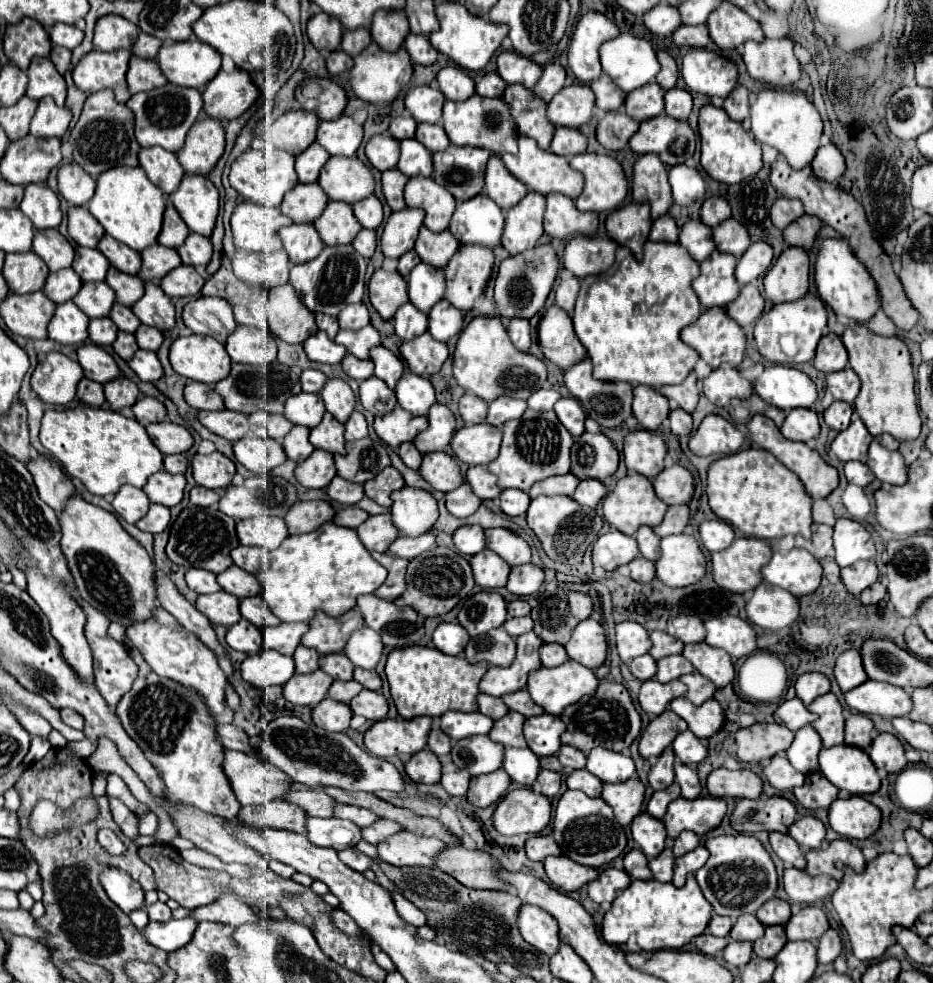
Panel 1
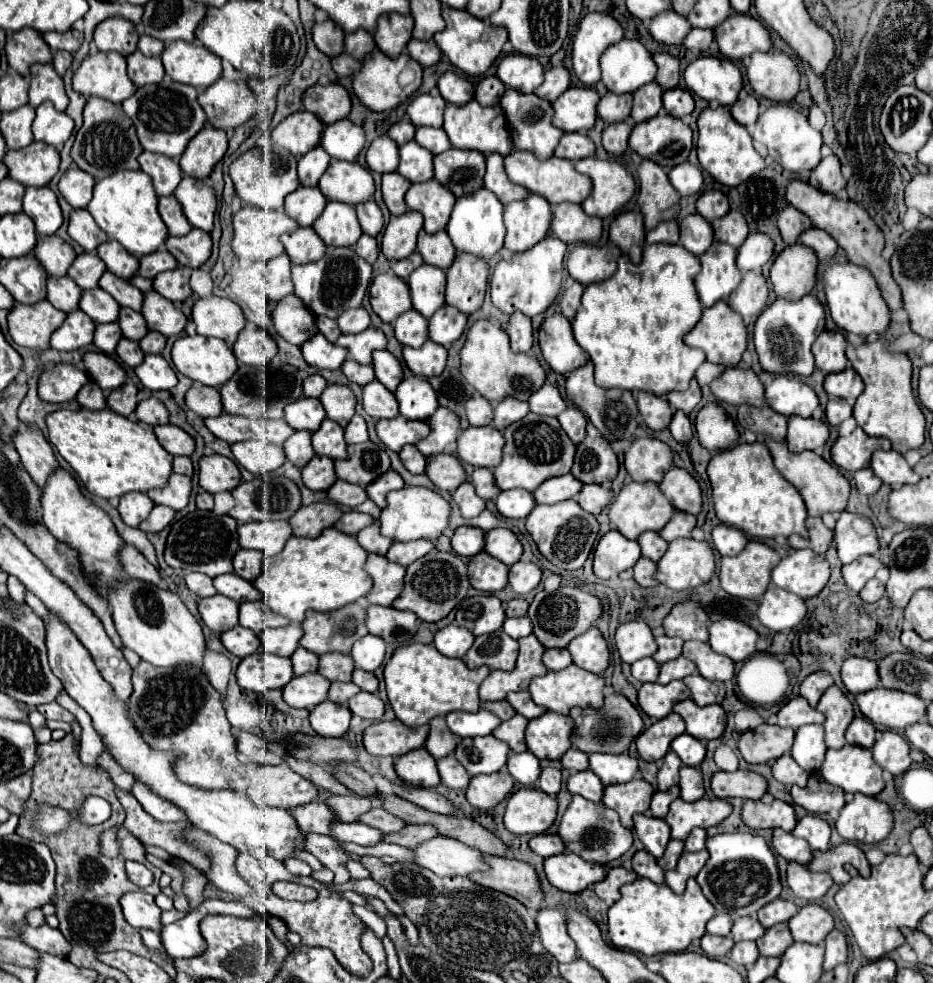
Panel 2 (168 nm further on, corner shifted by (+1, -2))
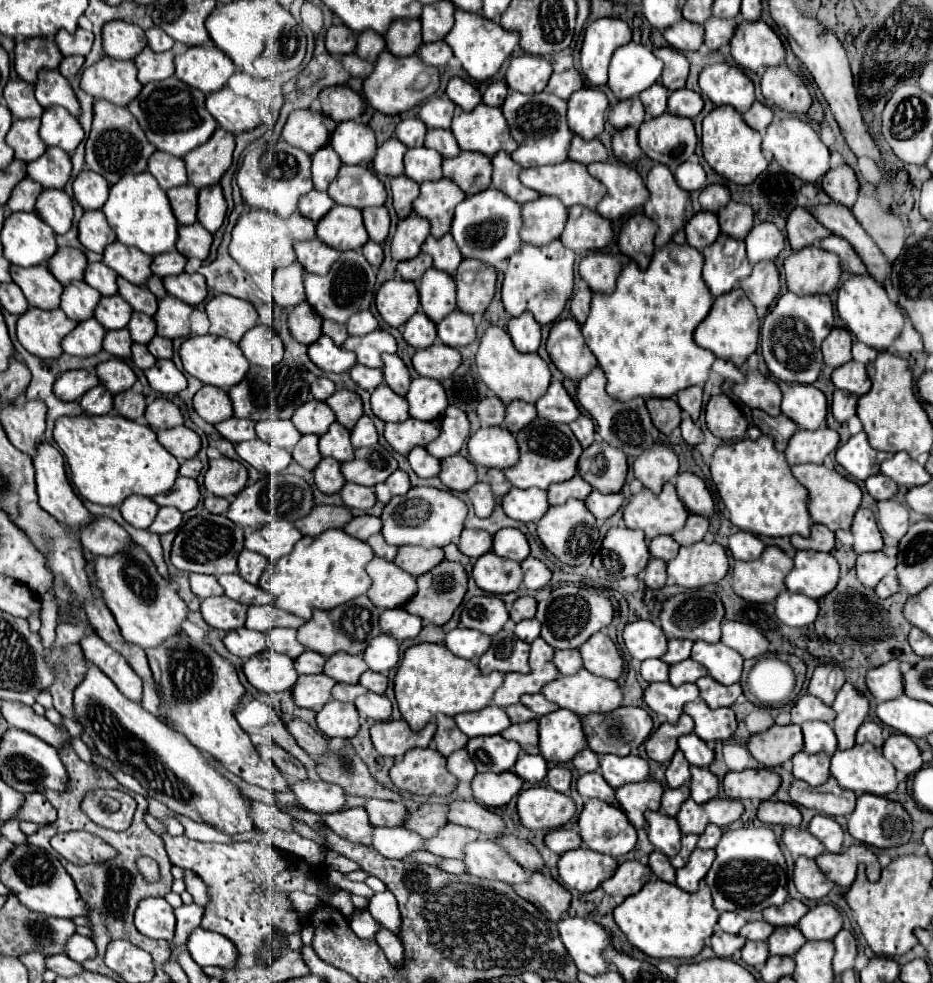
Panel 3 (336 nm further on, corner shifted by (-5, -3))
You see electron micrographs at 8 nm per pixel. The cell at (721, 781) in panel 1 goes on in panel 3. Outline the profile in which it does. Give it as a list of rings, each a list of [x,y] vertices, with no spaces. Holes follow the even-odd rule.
[[[768,769],[730,771],[724,777],[724,793],[730,799],[770,799],[780,787],[780,775]]]

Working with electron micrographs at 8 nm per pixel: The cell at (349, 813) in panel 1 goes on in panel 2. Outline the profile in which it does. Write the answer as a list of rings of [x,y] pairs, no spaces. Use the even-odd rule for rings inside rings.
[[[374,806],[370,812],[362,814],[362,816],[360,816],[360,822],[368,824],[368,826],[374,826],[374,828],[386,832],[386,834],[390,834],[390,832],[400,832],[400,830],[406,826],[406,822],[404,822],[402,818],[386,812],[382,806]]]

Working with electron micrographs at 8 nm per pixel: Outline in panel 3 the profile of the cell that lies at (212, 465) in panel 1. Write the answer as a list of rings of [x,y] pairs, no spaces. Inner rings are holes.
[[[226,457],[210,459],[208,471],[204,475],[204,487],[218,497],[240,493],[246,487],[246,481],[248,481],[246,467]]]

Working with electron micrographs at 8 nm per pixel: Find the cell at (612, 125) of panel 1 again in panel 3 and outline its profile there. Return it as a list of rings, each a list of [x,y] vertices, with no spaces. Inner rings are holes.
[[[624,127],[612,135],[612,151],[622,163],[632,163],[642,155],[642,149],[638,147],[638,129],[636,127]]]

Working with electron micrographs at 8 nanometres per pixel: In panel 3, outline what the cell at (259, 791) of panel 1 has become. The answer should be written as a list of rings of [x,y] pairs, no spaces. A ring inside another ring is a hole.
[[[304,779],[290,783],[290,793],[294,793],[294,797],[304,809],[318,815],[340,811],[344,805],[344,791],[338,785],[320,779]]]

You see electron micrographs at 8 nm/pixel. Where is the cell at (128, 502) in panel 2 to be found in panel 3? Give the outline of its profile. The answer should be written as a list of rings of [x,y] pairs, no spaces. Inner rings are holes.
[[[130,495],[122,505],[120,505],[120,513],[122,517],[136,529],[148,529],[150,523],[154,521],[156,513],[158,513],[158,505],[150,499],[150,497],[142,497],[142,495]]]

